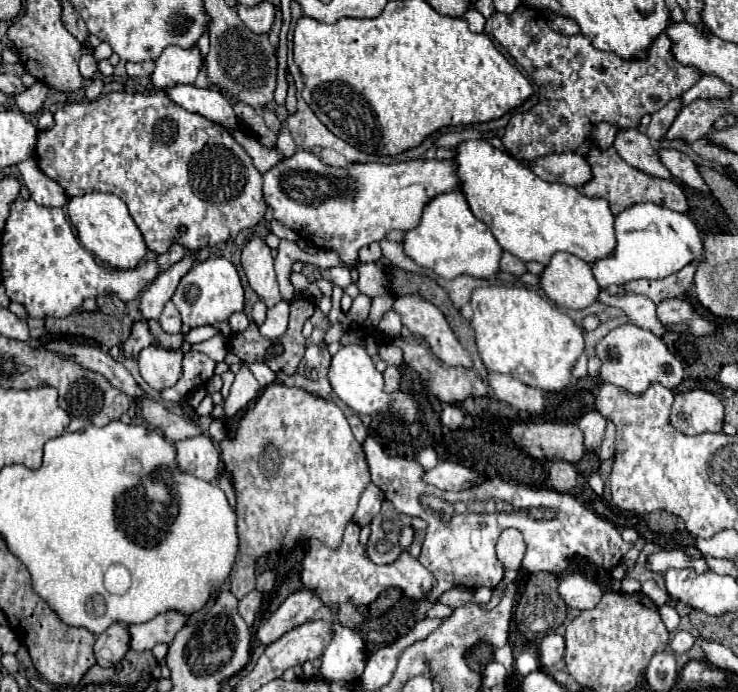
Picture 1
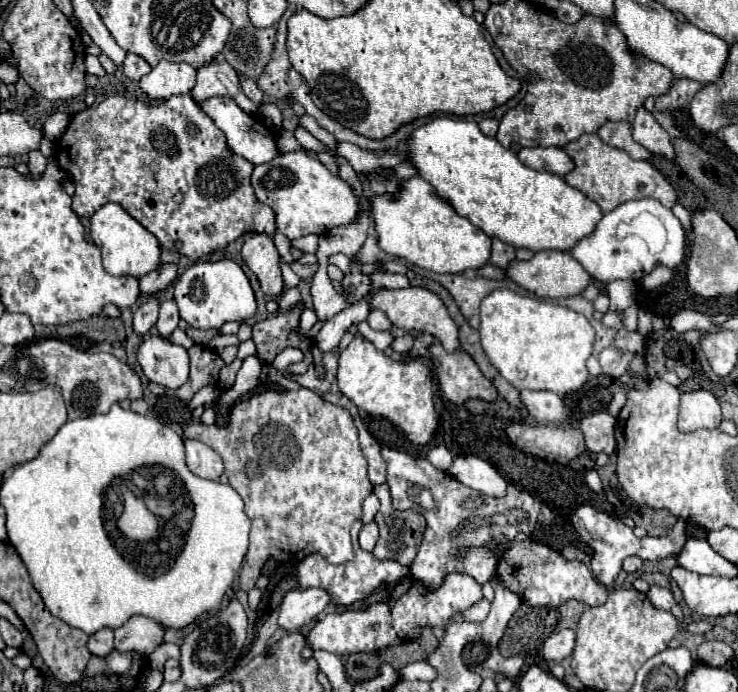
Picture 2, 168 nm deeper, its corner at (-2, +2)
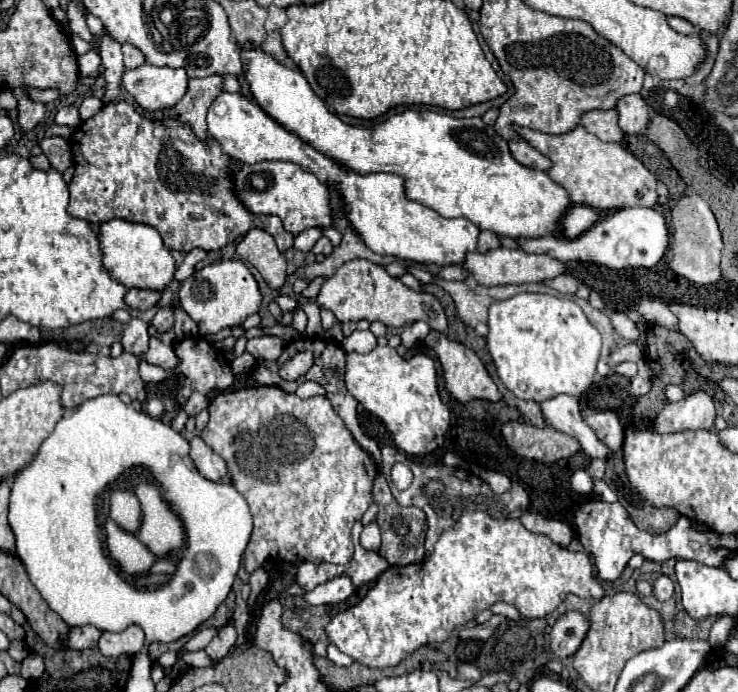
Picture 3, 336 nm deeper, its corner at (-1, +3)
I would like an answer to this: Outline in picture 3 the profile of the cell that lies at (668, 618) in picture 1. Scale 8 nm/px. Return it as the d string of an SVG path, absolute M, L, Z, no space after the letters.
M660 576L654 582L654 596L658 600L668 600L672 594L674 594L674 582L668 576Z

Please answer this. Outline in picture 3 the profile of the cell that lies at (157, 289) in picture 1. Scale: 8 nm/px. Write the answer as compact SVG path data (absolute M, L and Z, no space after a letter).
M132 318L130 324L126 326L124 330L124 336L122 336L122 348L124 352L130 352L134 356L142 356L146 354L148 350L148 324L140 318Z

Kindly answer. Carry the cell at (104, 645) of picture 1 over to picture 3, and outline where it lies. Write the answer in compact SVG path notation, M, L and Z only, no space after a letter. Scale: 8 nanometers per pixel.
M72 626L66 634L66 646L70 650L86 650L94 648L100 638L100 630L94 626Z

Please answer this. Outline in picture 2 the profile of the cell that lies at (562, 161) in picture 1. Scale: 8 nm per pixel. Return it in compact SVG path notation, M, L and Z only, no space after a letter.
M529 147L521 149L517 155L531 169L549 171L561 177L565 177L569 171L575 169L573 159L559 147Z

